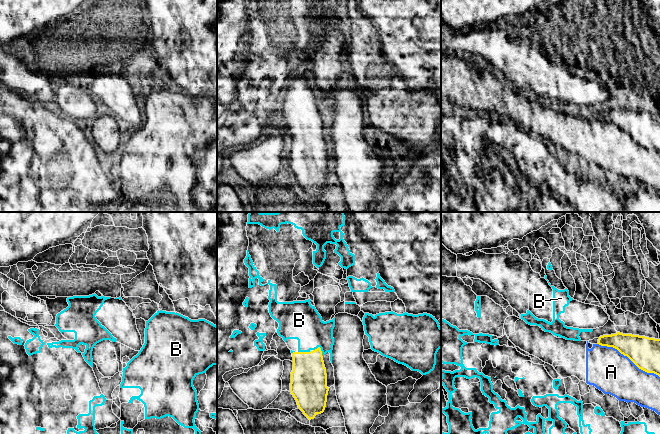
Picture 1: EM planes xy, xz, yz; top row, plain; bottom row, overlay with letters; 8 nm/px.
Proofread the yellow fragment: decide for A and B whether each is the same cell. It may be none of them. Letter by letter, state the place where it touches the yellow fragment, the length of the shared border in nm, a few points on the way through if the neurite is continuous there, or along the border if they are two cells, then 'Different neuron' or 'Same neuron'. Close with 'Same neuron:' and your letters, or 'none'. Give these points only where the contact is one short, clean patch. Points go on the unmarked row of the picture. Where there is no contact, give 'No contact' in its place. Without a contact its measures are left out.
A: Touches yellow at yz (628, 133). Shared border 550 nm. Different neuron
B: Touches yellow at xz (320, 125). Shared border 100 nm. Boundary: xz (313, 125), (319, 123), (322, 132). Different neuron
Same neuron: none

